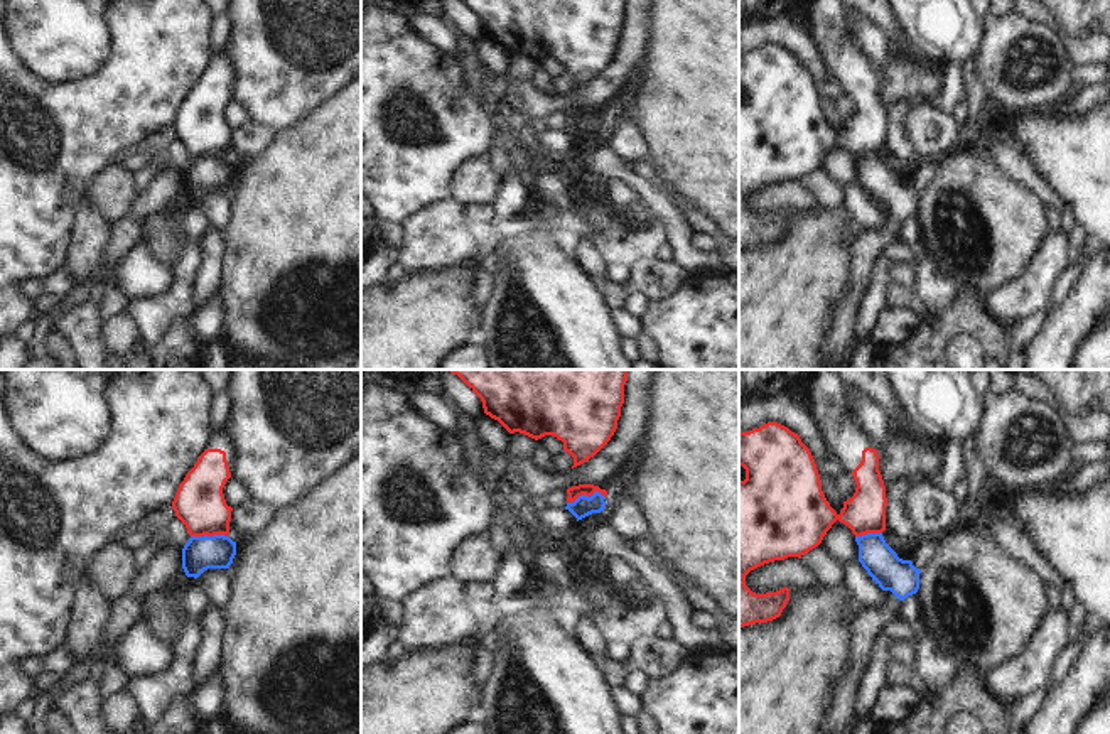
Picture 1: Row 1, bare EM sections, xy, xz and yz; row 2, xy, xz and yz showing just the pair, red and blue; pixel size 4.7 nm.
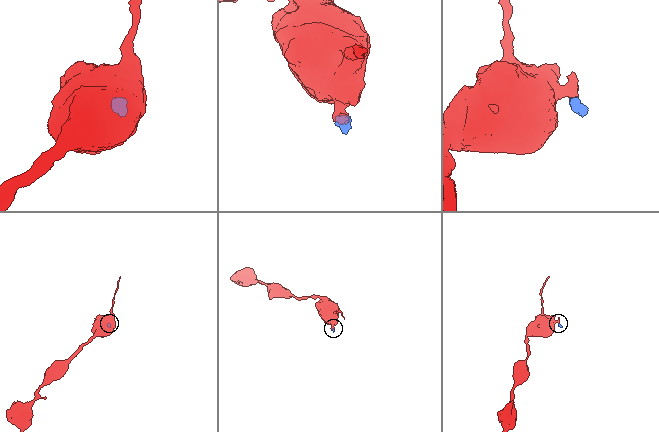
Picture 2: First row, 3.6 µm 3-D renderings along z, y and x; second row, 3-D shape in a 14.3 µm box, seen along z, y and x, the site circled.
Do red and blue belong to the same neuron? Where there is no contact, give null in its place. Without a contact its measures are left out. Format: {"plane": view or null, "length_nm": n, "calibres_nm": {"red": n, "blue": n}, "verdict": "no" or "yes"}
{"plane": "xy", "length_nm": 180, "calibres_nm": {"red": 240, "blue": 160}, "verdict": "no"}

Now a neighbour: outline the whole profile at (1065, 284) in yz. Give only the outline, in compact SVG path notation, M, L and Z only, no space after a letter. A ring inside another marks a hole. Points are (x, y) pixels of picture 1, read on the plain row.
M1088 236L1081 250L1081 256L1073 262L1066 272L1058 278L1054 285L1054 294L1051 300L1048 302L1049 312L1061 304L1068 294L1073 290L1075 283L1080 280L1086 262L1100 250L1102 246L1093 243Z

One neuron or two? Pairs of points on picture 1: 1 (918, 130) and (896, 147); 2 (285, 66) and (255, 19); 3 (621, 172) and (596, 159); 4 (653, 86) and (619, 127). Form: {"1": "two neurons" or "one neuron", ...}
{"1": "two neurons", "2": "one neuron", "3": "one neuron", "4": "two neurons"}

